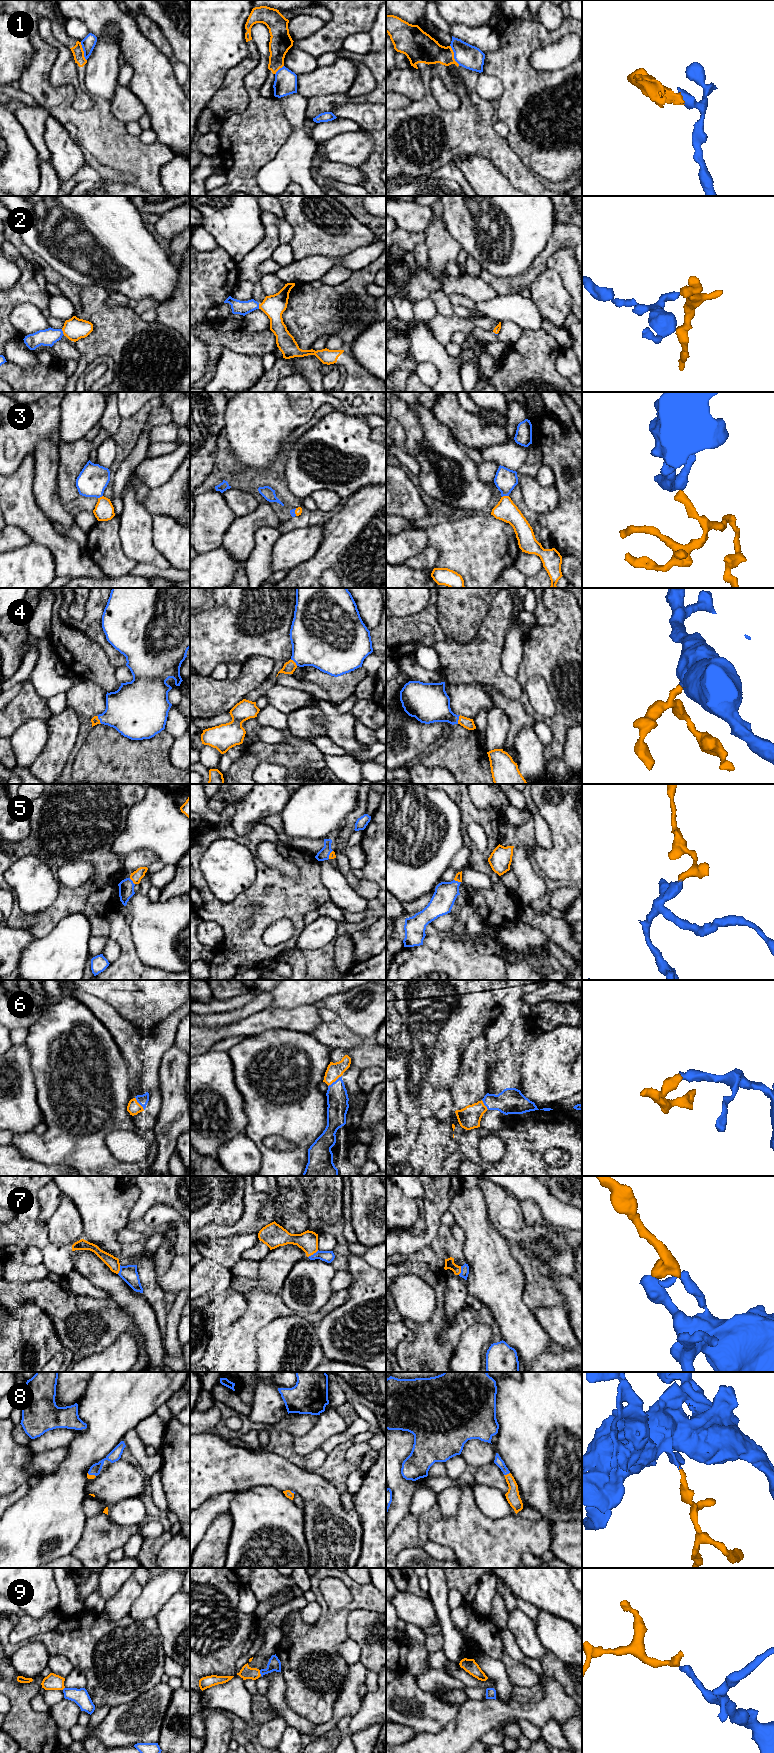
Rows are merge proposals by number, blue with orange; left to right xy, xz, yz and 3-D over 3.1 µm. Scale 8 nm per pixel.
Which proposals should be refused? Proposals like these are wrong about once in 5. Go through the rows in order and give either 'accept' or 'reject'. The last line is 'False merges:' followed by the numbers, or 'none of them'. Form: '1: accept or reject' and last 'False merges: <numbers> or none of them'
1: reject
2: accept
3: accept
4: accept
5: accept
6: accept
7: accept
8: accept
9: accept
False merges: 1

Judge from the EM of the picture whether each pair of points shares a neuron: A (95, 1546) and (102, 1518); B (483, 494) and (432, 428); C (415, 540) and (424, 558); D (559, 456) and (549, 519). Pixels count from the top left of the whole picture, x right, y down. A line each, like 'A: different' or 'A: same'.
A: same
B: same
C: different
D: same

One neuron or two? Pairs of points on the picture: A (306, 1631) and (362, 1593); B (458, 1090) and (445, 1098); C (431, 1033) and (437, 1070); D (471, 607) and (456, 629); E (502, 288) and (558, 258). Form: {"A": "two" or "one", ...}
{"A": "one", "B": "two", "C": "one", "D": "one", "E": "two"}

